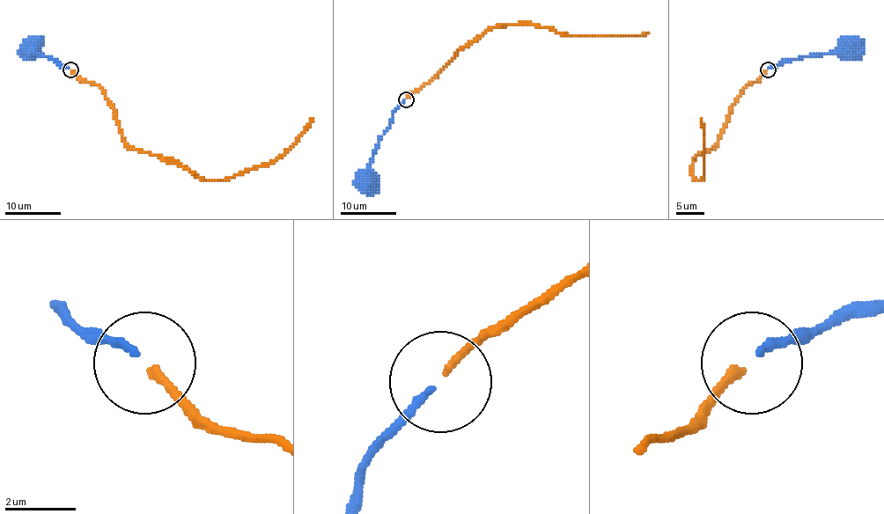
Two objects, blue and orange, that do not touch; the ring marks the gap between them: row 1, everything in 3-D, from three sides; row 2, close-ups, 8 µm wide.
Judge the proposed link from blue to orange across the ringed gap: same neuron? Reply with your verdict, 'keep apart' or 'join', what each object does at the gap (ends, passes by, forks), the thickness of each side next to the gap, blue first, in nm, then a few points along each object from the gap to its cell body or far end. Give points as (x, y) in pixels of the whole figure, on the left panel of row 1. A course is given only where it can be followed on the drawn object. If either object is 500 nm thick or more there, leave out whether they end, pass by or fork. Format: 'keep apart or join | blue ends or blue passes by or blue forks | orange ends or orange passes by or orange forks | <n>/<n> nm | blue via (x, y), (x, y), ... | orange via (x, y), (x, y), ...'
join | blue ends | orange ends | 200/240 nm | blue via (69, 69), (37, 55), (33, 47) | orange via (70, 71), (103, 91), (129, 147), (172, 158), (198, 176), (221, 180), (267, 165), (295, 142), (312, 117)

